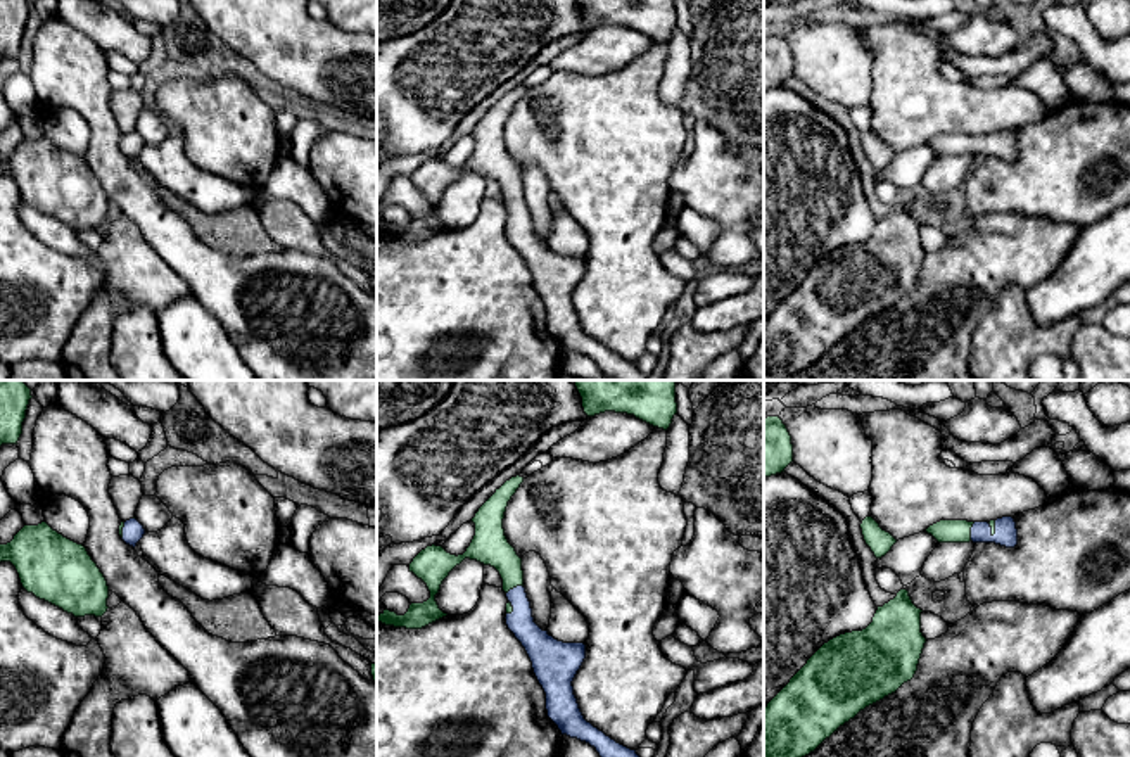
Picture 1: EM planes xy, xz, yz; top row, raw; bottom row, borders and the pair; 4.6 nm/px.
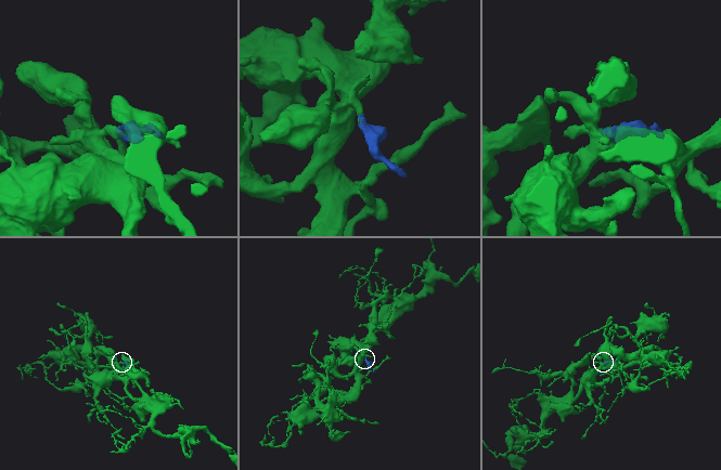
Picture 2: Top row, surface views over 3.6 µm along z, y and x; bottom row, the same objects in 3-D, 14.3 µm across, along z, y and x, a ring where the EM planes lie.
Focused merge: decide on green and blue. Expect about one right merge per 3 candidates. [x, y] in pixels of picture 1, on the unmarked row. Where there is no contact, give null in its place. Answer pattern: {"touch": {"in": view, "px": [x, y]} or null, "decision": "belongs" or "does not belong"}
{"touch": {"in": "yz", "px": [970, 144]}, "decision": "belongs"}

